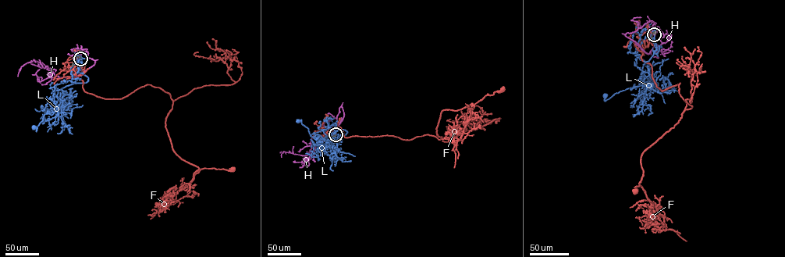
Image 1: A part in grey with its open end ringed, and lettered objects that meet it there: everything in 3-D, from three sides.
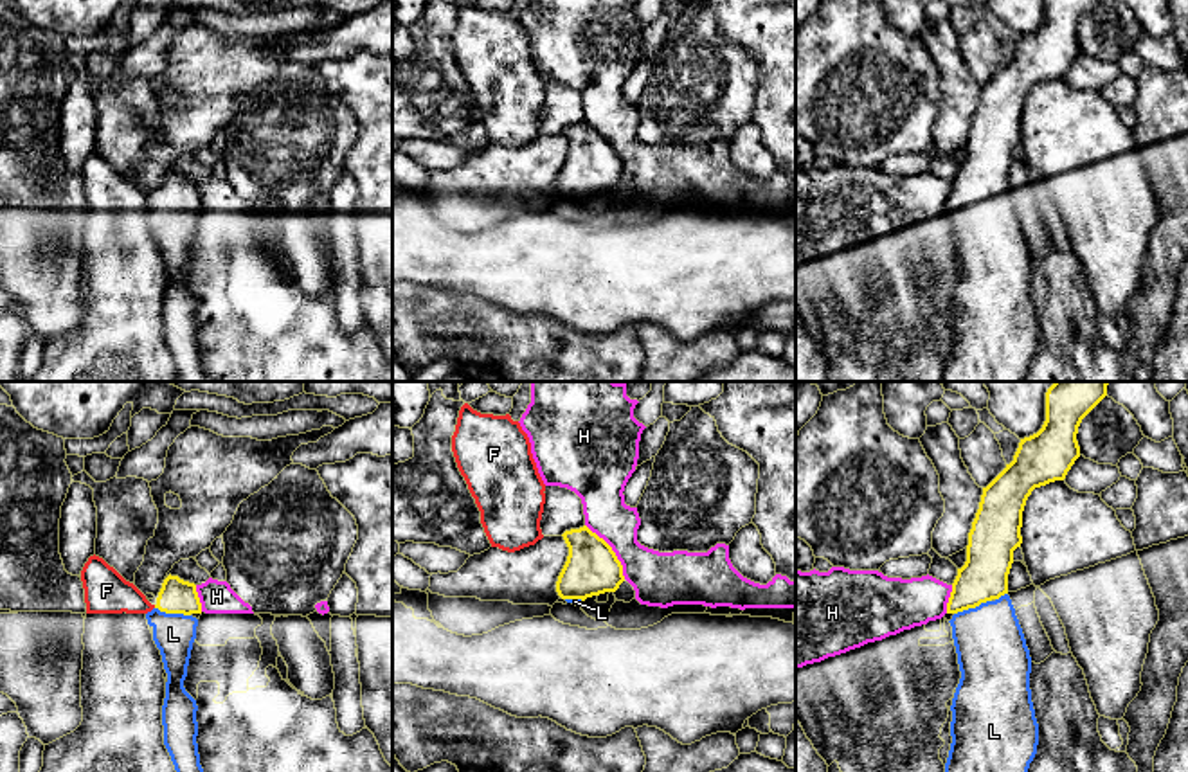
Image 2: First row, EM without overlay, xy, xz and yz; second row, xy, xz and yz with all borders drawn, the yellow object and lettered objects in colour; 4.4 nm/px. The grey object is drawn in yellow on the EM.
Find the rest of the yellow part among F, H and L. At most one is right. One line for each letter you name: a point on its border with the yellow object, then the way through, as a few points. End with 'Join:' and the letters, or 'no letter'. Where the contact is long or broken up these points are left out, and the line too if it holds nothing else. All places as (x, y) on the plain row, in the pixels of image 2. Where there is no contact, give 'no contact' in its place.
L: meets yellow in yz at (972, 204); runs through yz (983, 173), (972, 188), (972, 204), (992, 251)
Join: L

